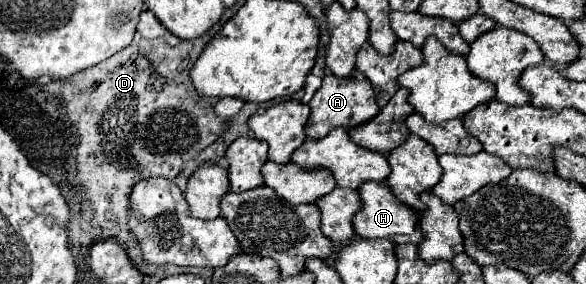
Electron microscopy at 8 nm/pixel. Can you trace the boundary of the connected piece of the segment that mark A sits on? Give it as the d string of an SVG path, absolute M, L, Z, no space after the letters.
M326 75L322 81L322 87L316 91L314 99L310 101L310 121L306 125L306 135L310 139L322 139L326 137L326 133L330 133L336 127L358 127L364 121L370 121L378 115L380 107L376 105L376 97L374 97L374 89L370 85L370 81L362 75L356 77L348 77L348 79L340 79L336 75Z

